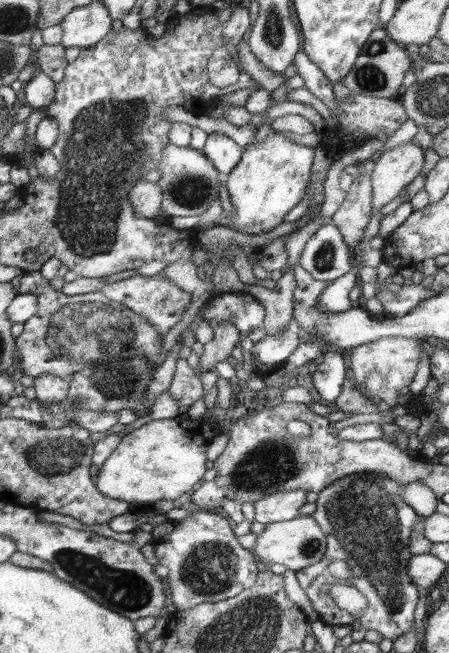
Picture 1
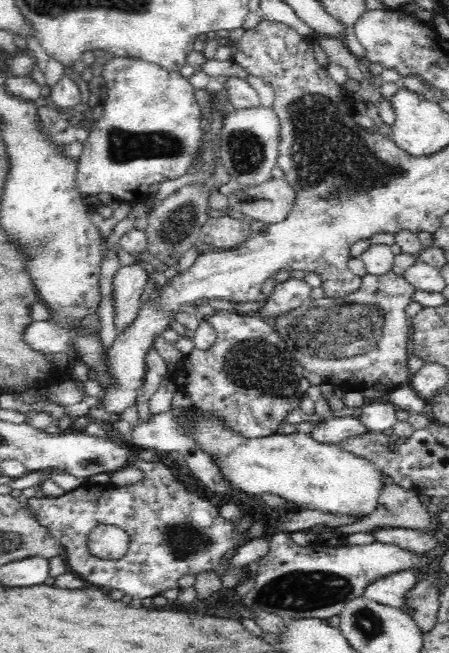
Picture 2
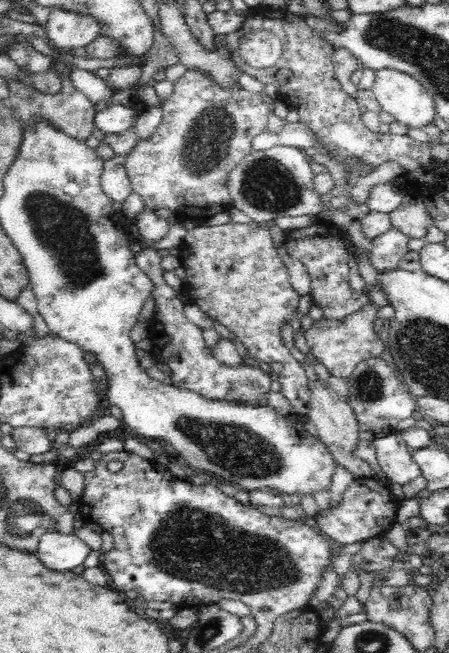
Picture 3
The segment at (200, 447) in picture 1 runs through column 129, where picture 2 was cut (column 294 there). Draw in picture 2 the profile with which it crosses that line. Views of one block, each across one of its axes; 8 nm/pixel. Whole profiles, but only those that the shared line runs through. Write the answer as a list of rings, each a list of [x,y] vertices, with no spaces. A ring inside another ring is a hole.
[[[194,406],[186,409],[172,408],[170,412],[177,414],[178,425],[184,427],[192,437],[196,437],[200,447],[215,458],[223,478],[232,483],[236,489],[245,492],[248,496],[254,496],[254,498],[259,499],[261,494],[272,493],[284,497],[288,503],[294,503],[302,509],[322,510],[332,514],[366,516],[376,510],[379,496],[384,490],[385,484],[394,482],[385,476],[372,461],[354,456],[335,444],[322,444],[314,440],[308,433],[296,431],[292,434],[280,434],[276,432],[266,437],[246,438],[232,431],[226,426],[226,423],[223,423],[212,413],[194,408]]]

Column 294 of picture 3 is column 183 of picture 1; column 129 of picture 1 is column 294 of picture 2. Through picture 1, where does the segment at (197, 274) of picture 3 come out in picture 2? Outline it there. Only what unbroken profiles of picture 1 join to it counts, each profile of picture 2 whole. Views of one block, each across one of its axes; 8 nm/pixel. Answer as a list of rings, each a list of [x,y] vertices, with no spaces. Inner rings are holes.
[[[290,277],[287,280],[276,284],[264,306],[256,310],[254,314],[275,318],[287,313],[290,309],[295,309],[302,304],[307,303],[309,298],[323,298],[324,291],[322,287],[311,288],[306,281]]]

